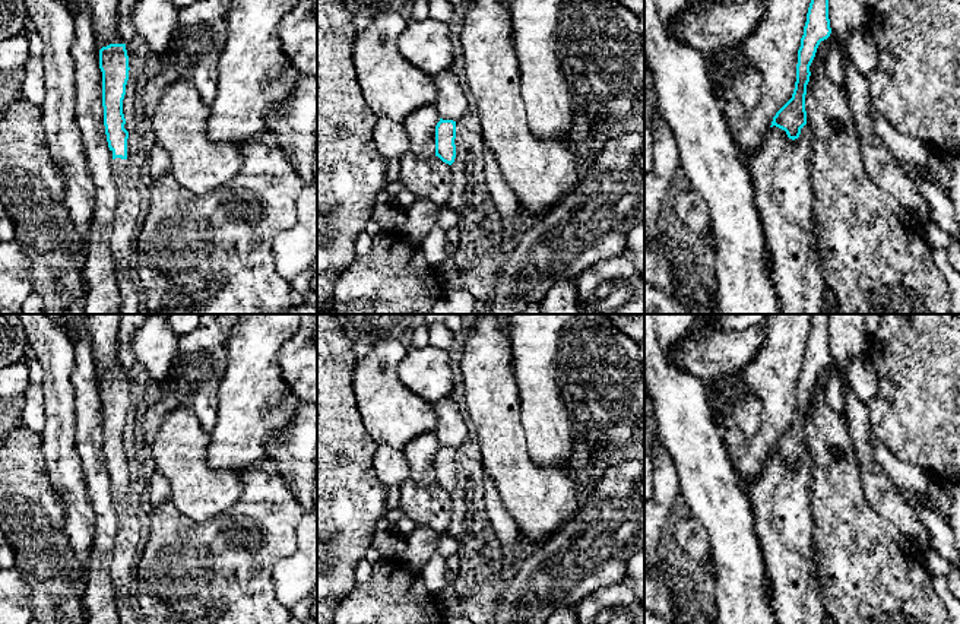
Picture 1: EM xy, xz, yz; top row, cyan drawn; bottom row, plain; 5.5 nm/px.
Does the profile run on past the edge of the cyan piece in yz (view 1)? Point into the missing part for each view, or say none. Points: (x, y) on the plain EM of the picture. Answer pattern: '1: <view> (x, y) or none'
1: none

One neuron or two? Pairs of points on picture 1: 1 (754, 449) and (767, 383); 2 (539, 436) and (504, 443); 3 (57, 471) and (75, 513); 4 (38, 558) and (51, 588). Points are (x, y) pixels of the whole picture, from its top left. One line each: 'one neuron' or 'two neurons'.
1: one neuron
2: two neurons
3: one neuron
4: one neuron

